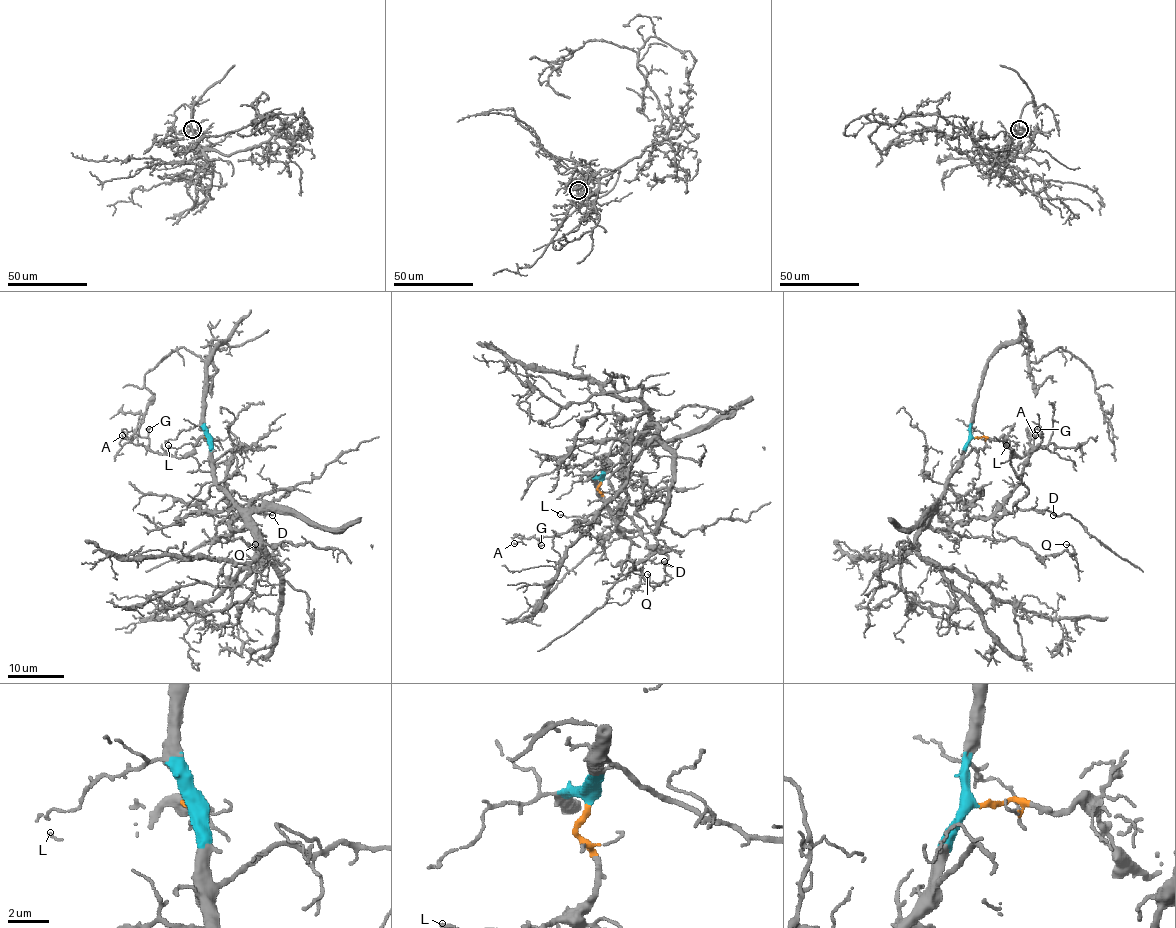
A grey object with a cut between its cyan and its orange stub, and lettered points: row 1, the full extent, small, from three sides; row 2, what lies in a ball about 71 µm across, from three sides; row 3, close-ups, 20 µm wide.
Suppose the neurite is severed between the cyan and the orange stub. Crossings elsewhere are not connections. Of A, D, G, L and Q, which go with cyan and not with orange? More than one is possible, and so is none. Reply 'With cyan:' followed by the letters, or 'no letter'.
With cyan: D, Q

